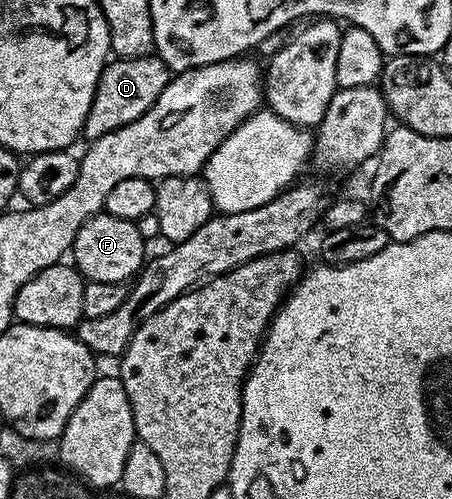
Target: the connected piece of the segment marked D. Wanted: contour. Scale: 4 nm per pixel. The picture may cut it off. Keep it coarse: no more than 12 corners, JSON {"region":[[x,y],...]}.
{"region":[[159,54],[99,72],[82,132],[91,141],[142,117],[174,78]]}

